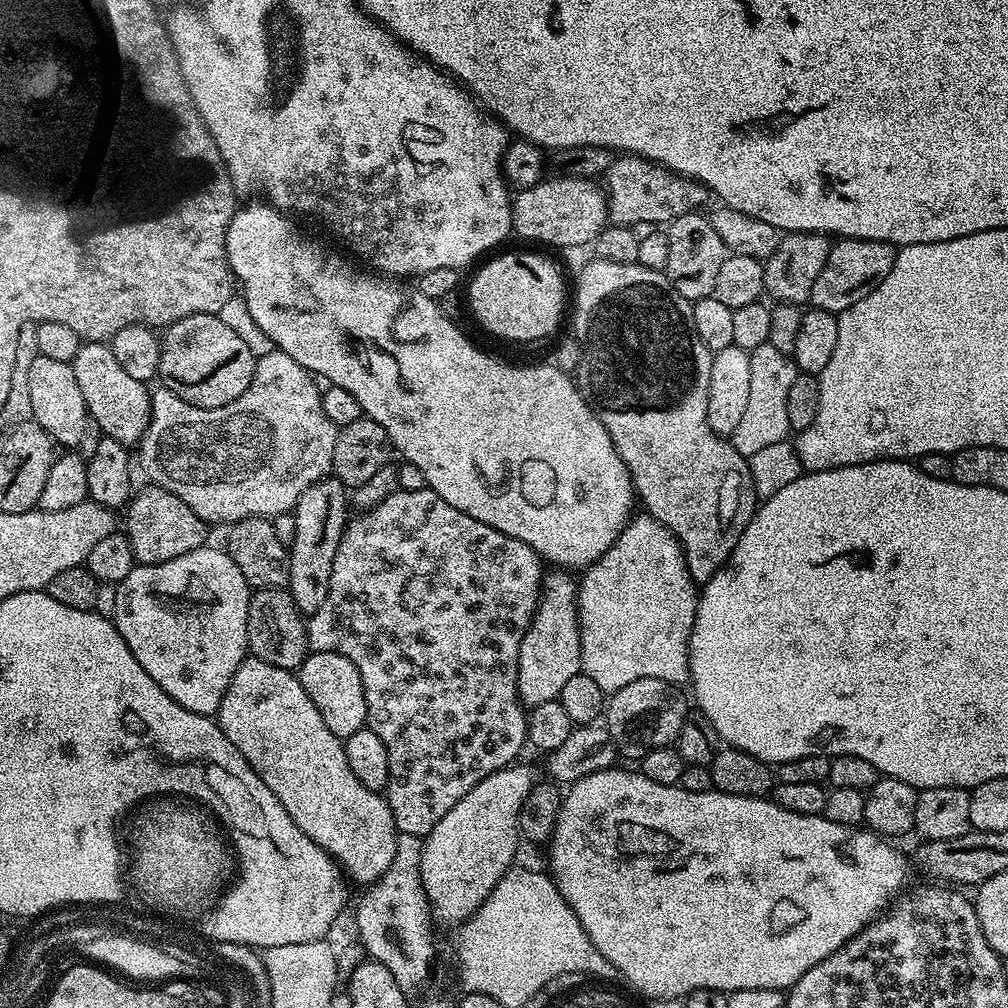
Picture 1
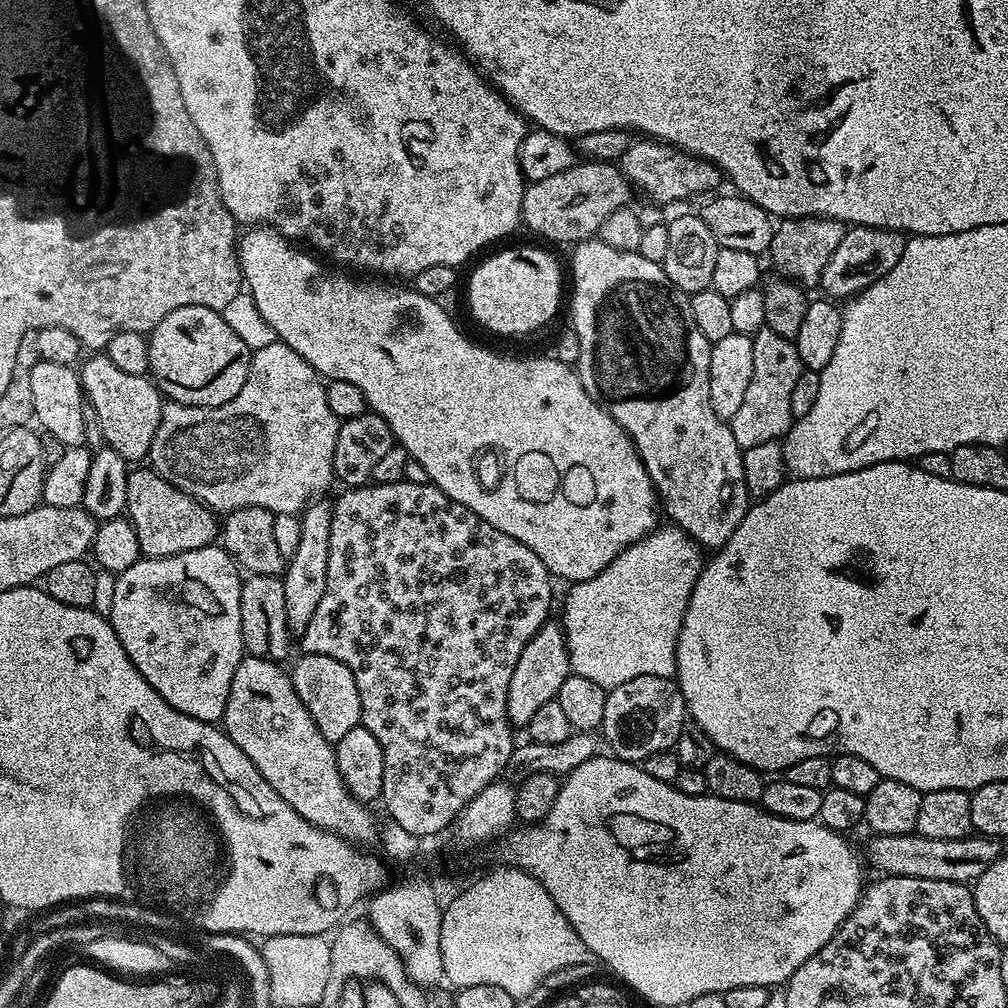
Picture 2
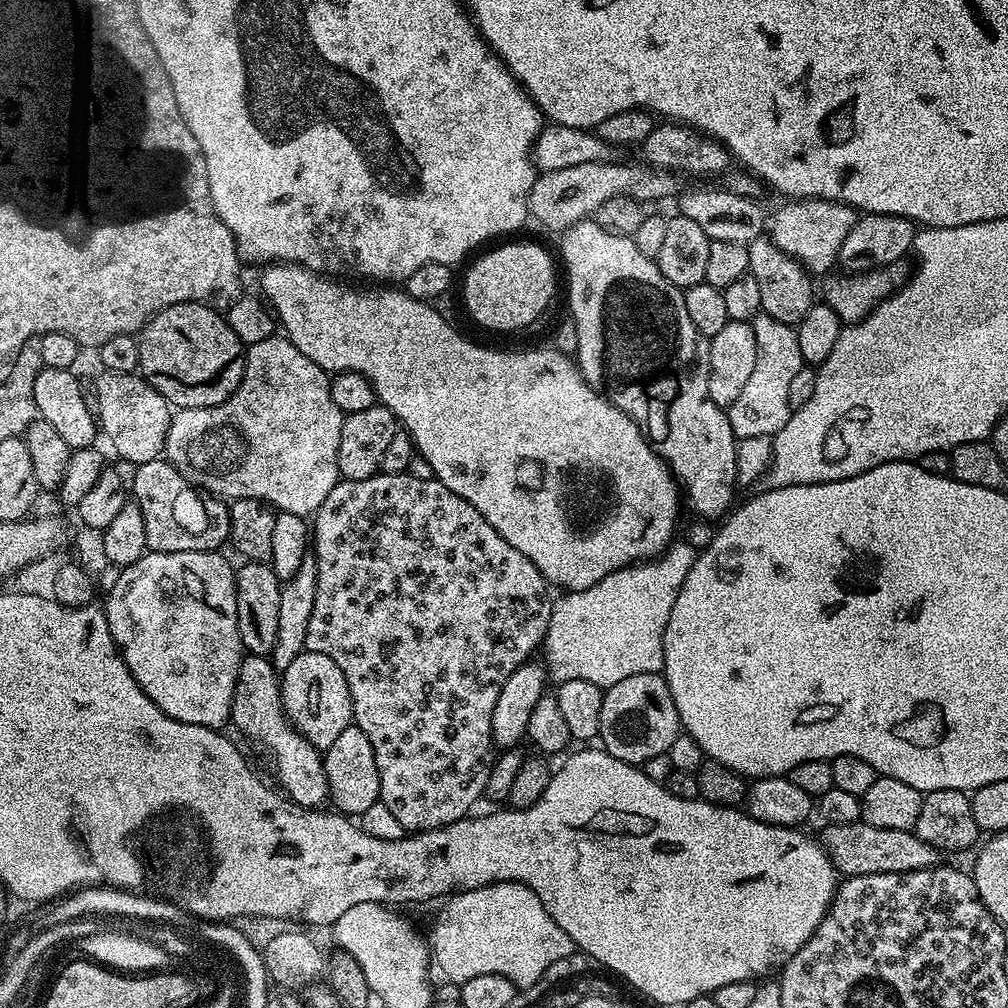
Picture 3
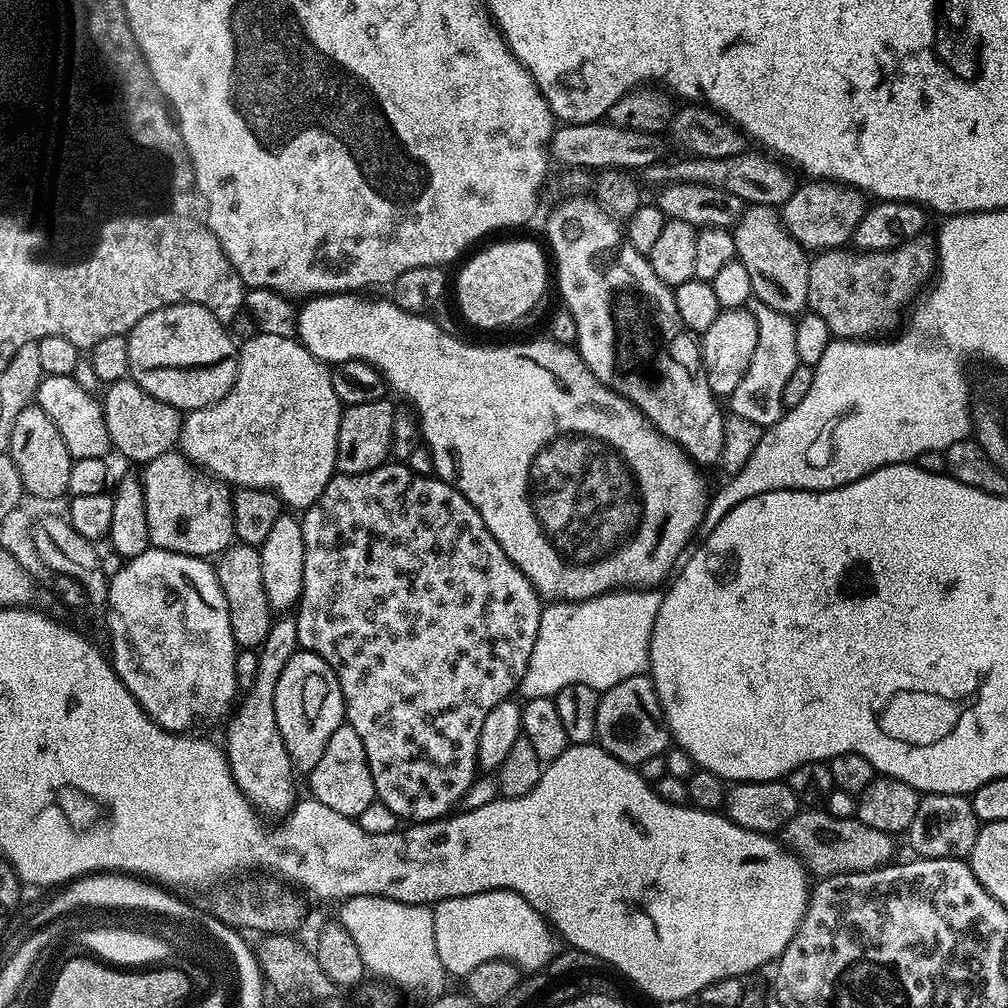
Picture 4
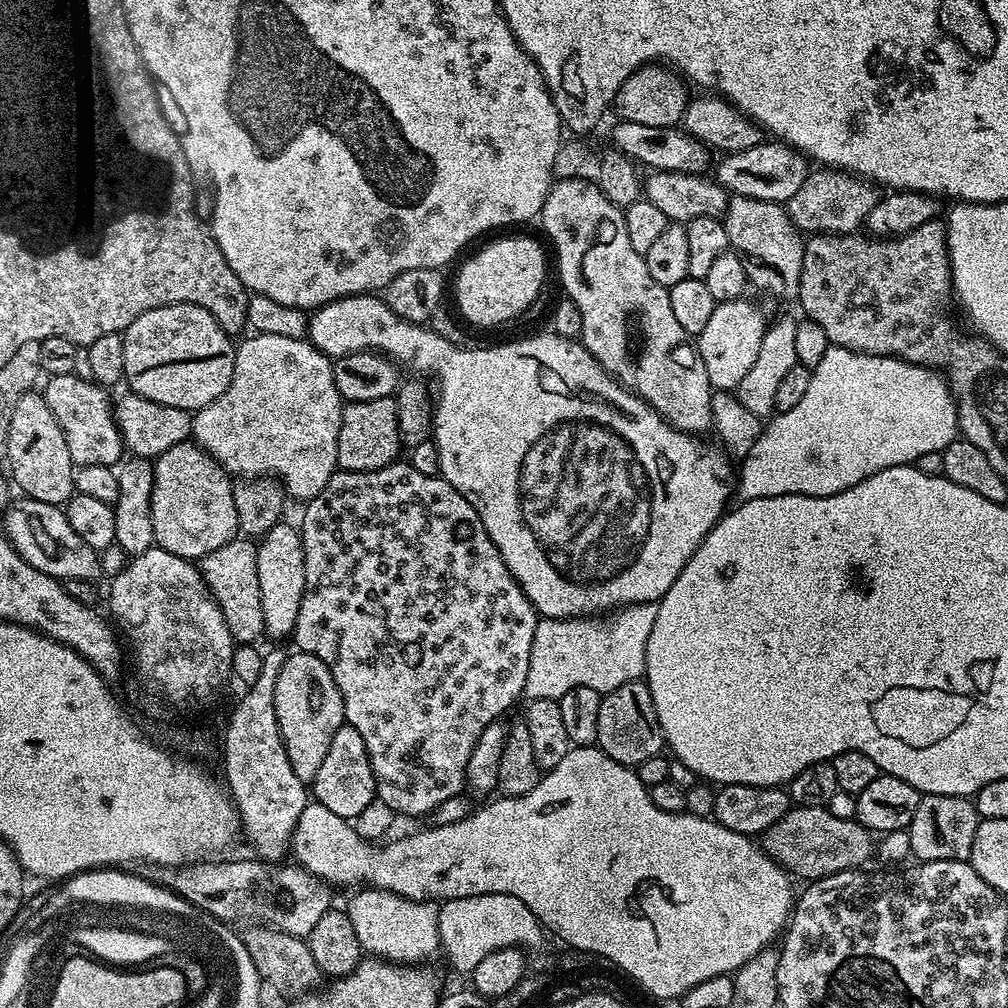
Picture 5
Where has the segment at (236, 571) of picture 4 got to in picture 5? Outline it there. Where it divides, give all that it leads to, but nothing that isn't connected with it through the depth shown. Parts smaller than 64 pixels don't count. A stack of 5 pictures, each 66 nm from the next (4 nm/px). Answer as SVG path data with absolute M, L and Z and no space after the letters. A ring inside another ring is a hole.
M237 538L218 546L198 562L198 571L213 600L222 610L226 626L233 641L240 644L252 644L259 636L265 635L262 596L259 593L257 545L248 538Z

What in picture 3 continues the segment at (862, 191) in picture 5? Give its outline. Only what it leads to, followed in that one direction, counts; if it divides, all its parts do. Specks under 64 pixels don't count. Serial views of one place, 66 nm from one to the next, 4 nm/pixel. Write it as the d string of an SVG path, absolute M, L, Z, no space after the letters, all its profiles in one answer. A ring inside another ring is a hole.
M788 200L776 213L771 213L766 224L766 232L772 244L778 246L790 258L794 258L809 274L833 271L837 263L842 242L846 242L846 234L856 224L857 209L849 204L839 204L836 200Z

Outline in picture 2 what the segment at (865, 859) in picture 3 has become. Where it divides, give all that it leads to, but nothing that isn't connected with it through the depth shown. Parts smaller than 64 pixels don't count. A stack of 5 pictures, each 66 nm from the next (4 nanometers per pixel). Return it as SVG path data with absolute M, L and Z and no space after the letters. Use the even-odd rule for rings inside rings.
M910 834L873 835L867 863L885 876L906 878L938 878L944 882L971 885L1002 854L1001 841L991 836L973 834L966 838L926 838Z

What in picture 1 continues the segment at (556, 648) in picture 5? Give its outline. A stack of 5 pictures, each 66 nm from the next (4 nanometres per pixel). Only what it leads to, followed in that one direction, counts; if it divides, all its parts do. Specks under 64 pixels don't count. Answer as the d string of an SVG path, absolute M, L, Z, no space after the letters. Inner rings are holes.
M647 513L635 515L629 524L620 531L614 546L602 554L590 567L579 577L578 591L576 593L576 609L580 619L580 666L583 672L598 686L602 686L605 694L611 694L622 690L622 686L630 686L630 682L640 678L658 678L660 681L666 681L668 684L677 686L683 685L689 679L689 636L693 630L693 622L697 612L697 602L699 600L698 586L689 572L689 566L686 562L684 548L678 542L676 536L668 527L662 526L660 522L649 516Z

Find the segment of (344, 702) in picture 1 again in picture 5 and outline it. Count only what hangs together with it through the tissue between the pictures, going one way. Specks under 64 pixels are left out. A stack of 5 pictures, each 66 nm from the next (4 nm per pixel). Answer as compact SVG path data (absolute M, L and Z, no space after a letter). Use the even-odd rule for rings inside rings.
M293 651L285 659L282 670L274 686L274 714L278 718L280 737L286 746L286 758L294 768L305 786L312 780L322 767L326 758L326 750L330 750L330 738L338 734L345 724L342 694L330 674L330 670L318 657L309 652Z

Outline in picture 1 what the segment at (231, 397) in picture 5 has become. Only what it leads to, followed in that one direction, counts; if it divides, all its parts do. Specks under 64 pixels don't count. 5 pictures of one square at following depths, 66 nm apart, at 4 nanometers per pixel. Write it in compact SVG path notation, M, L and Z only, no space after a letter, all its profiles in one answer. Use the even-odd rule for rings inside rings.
M279 350L257 359L250 386L226 406L199 408L187 404L166 386L160 386L152 392L150 426L138 445L145 481L182 498L209 526L231 526L251 516L273 518L291 513L301 494L332 471L338 429L326 418L326 410L322 410L321 391L311 372Z

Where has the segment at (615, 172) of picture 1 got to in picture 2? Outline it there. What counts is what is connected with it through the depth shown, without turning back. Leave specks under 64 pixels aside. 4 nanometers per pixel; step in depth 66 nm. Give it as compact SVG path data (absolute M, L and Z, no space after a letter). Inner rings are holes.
M655 138L633 139L630 150L620 156L618 167L637 193L645 192L656 204L676 204L703 192L715 193L722 181L720 169L709 160L699 160L689 152L674 150L671 144Z

